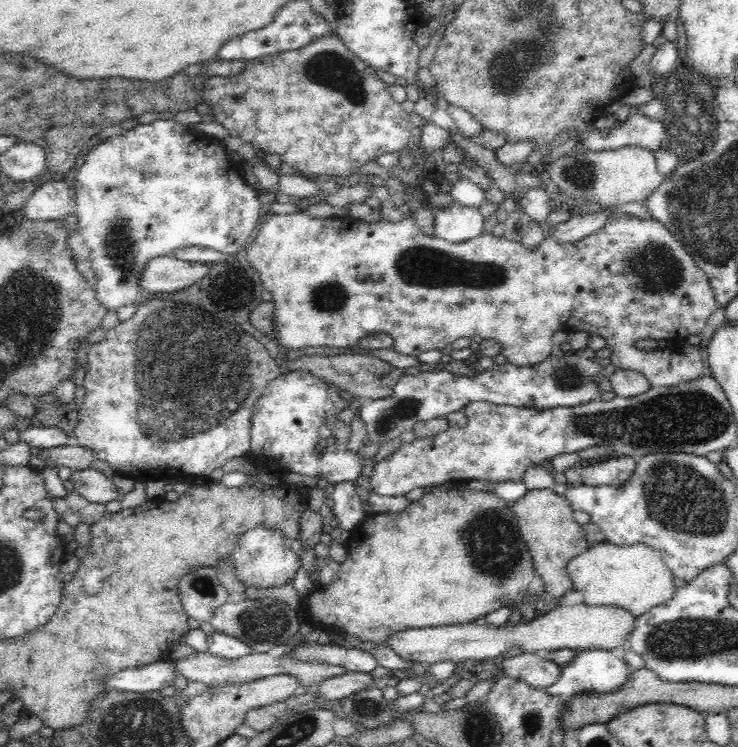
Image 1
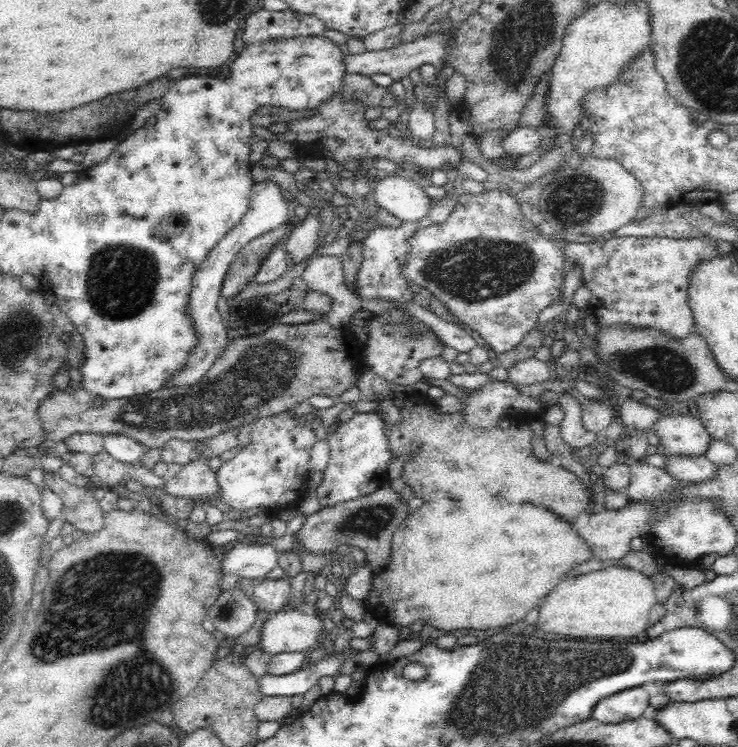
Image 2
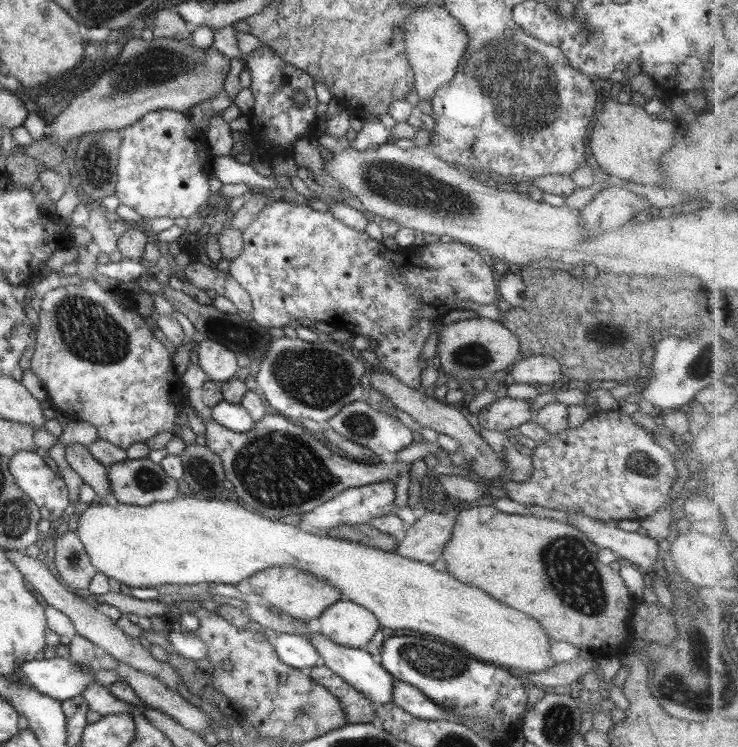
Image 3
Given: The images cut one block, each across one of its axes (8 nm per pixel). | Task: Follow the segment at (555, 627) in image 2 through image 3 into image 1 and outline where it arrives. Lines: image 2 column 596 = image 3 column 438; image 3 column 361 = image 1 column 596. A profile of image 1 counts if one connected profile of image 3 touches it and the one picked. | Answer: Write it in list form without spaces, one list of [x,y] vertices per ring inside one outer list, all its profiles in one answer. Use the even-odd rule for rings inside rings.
[[[608,542],[591,545],[587,552],[570,560],[567,575],[572,580],[573,591],[582,594],[582,603],[586,606],[615,606],[629,612],[636,619],[651,608],[670,600],[675,592],[674,576],[666,567],[662,554],[642,544],[626,547],[614,546]]]

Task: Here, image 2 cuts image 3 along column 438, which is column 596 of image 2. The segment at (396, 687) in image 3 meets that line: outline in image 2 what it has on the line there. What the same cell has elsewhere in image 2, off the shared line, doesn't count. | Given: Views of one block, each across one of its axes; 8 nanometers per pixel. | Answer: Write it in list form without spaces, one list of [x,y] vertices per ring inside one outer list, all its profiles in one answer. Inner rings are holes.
[[[642,685],[622,690],[599,700],[591,718],[605,725],[636,720],[650,713],[649,698]]]

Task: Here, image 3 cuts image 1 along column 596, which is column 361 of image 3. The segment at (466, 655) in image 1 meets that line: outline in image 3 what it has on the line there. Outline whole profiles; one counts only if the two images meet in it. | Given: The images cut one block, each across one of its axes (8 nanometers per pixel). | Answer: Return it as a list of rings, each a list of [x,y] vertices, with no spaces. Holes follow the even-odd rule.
[[[335,601],[318,617],[319,631],[338,646],[365,650],[375,631],[381,628],[368,610],[354,602]]]

